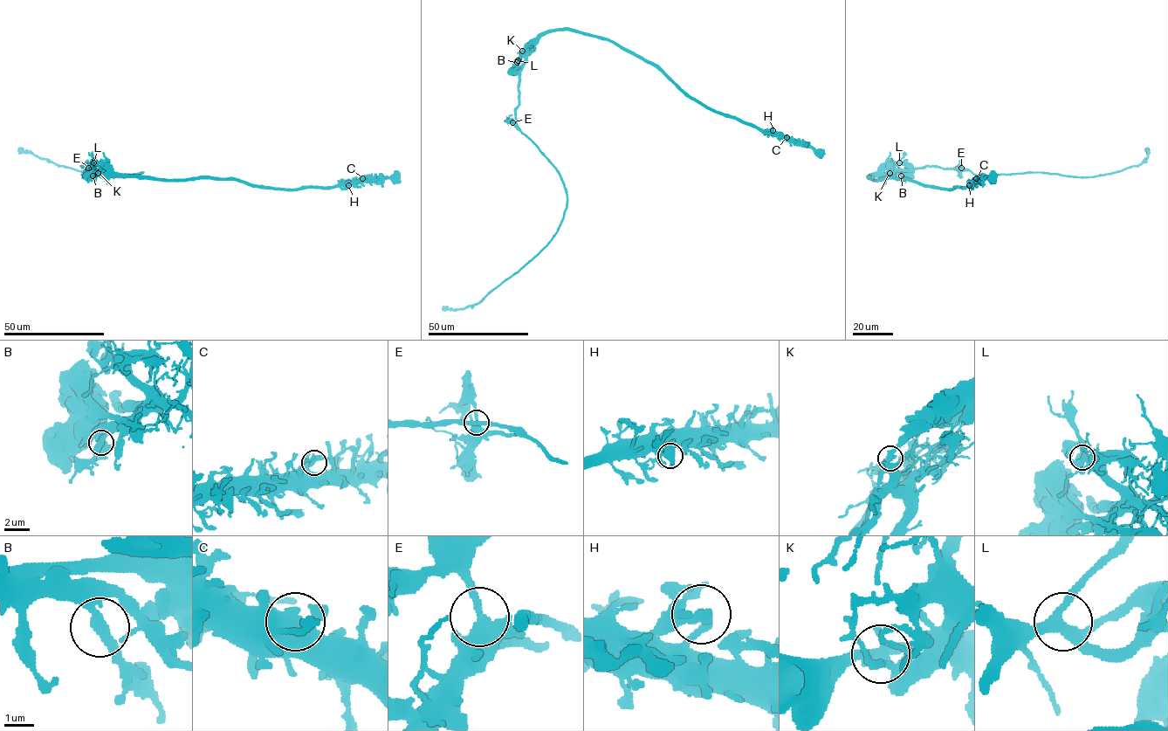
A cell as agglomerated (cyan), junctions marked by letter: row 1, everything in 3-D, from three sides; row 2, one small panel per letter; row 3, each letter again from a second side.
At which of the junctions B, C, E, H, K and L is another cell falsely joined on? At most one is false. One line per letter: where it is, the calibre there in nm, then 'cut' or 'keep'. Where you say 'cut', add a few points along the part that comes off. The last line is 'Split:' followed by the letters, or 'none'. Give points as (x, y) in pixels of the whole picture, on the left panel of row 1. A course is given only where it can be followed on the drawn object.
B: (92, 175) | 320 nm | keep
C: (362, 178) | 360 nm | keep
E: (88, 168) | 400 nm | keep
H: (348, 185) | 360 nm | keep
K: (98, 173) | 320 nm | cut | (99, 173), (100, 169), (94, 166), (91, 168), (113, 175), (142, 172), (112, 176), (79, 171), (18, 149)
L: (93, 162) | 320 nm | keep
Split: K

